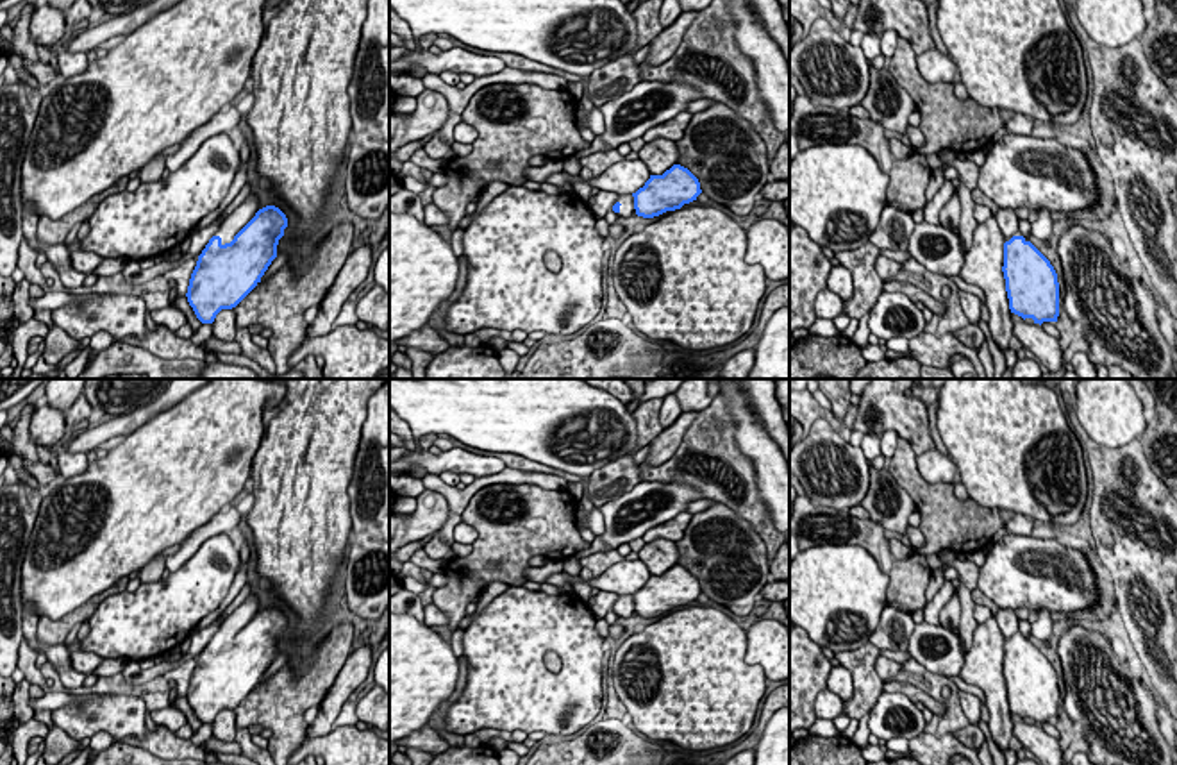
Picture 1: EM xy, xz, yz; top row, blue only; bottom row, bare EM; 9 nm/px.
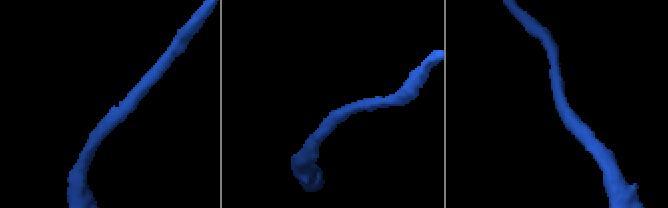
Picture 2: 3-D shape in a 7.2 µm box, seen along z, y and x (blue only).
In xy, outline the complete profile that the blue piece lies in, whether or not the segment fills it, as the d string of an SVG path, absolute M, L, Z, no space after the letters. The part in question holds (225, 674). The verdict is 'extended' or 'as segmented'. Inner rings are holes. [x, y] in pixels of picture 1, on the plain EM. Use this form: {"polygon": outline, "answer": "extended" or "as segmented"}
{"polygon": "M254 593L221 622L218 633L209 640L188 686L188 702L202 724L213 724L221 710L236 708L259 683L271 661L277 658L279 640L288 627L286 615L275 608L259 608Z", "answer": "extended"}

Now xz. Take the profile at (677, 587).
{"polygon": "M673 565L663 576L650 576L632 595L618 595L613 611L622 617L654 618L680 609L702 593L698 579L684 567Z", "answer": "extended"}

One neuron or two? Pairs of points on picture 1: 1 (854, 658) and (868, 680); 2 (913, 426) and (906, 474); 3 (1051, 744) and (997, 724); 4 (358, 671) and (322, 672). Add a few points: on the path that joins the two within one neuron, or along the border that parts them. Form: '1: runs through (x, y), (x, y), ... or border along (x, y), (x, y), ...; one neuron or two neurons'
1: runs through (859, 664), (865, 674); one neuron
2: border along (899, 437), (915, 456); two neurons
3: border along (1010, 714), (1013, 735); two neurons
4: border along (352, 653), (318, 706); two neurons

